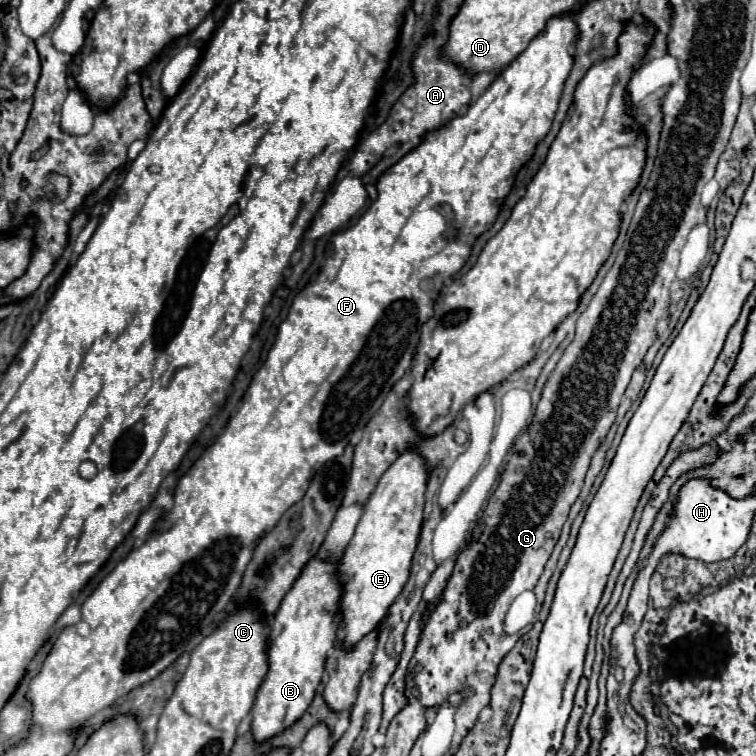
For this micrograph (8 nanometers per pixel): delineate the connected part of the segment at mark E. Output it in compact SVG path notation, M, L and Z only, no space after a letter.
M406 450L384 472L376 490L368 498L364 516L360 518L354 538L346 546L340 560L340 582L344 586L340 608L346 630L344 642L348 648L382 622L388 606L398 598L404 584L408 582L412 556L418 546L424 518L426 484L426 460L418 452Z

